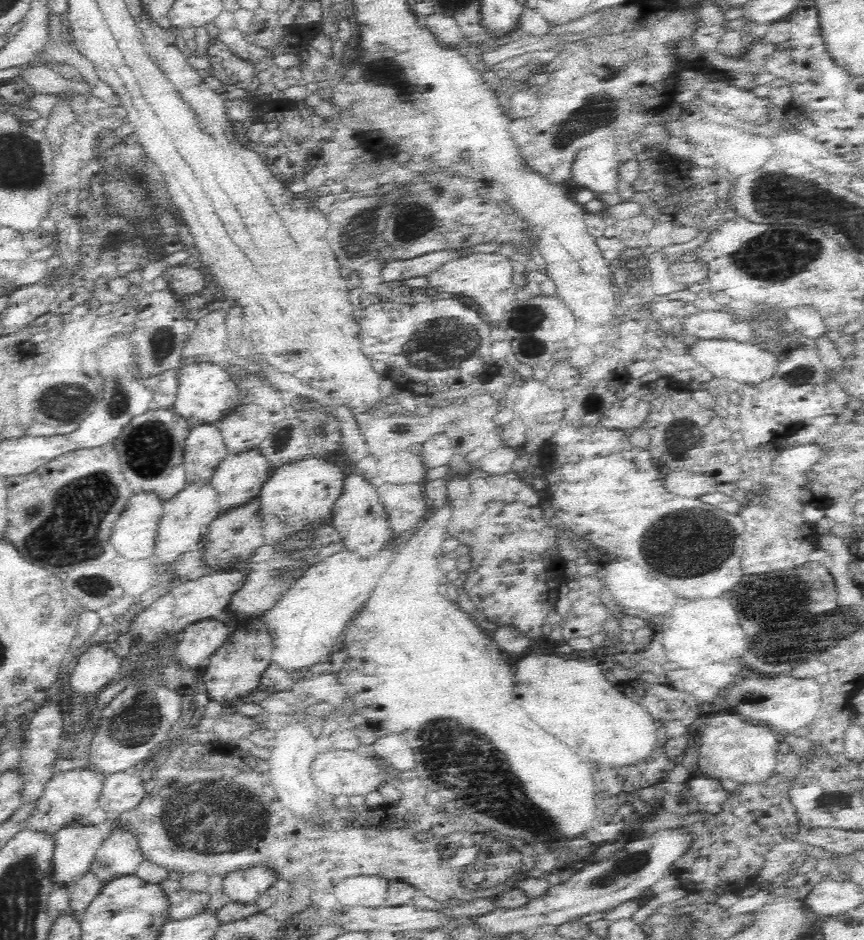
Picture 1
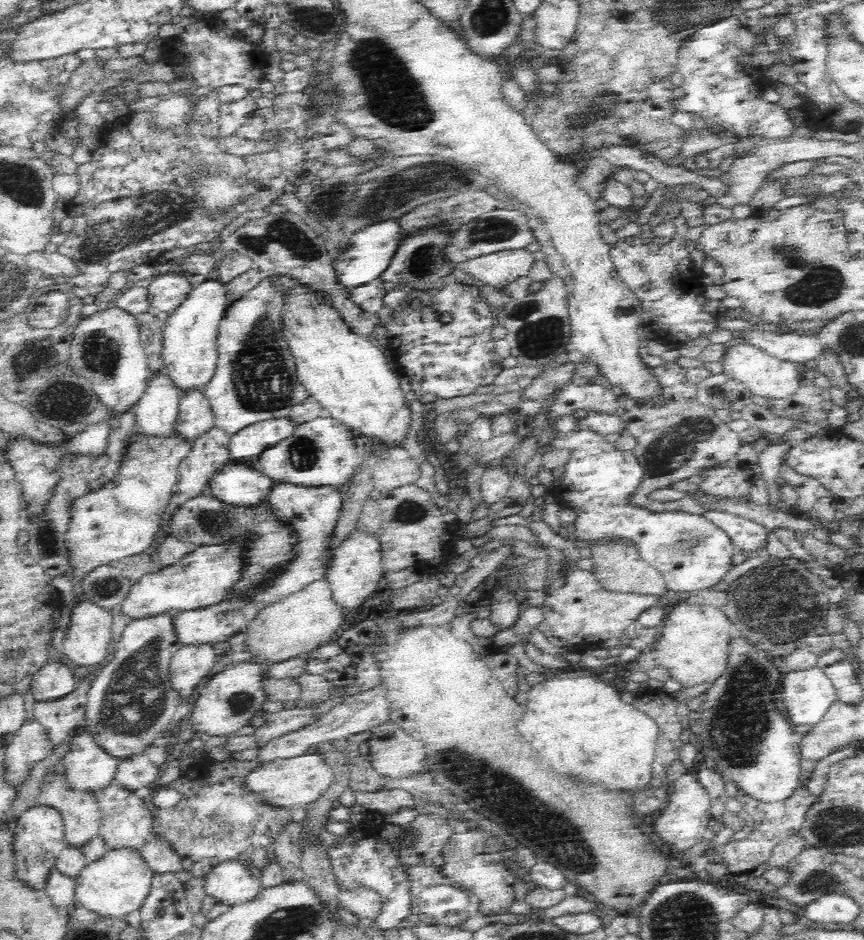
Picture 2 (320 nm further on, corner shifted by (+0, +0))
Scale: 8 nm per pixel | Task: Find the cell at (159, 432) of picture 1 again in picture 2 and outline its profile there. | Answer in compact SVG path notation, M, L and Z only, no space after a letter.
M151 375L151 380L140 400L133 408L136 415L134 433L150 439L172 439L178 419L182 394L167 375Z

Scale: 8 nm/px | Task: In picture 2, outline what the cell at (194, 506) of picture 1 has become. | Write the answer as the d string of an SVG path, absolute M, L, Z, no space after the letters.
M217 427L204 434L198 441L194 442L190 454L180 461L177 470L177 483L175 486L176 494L181 494L186 501L200 499L201 497L212 496L210 482L218 471L222 470L229 460L229 441L231 440L226 433Z

